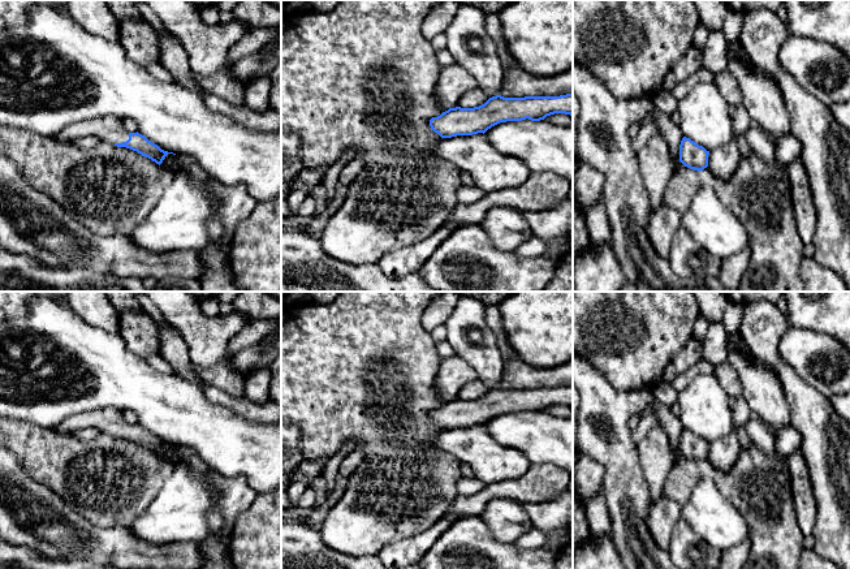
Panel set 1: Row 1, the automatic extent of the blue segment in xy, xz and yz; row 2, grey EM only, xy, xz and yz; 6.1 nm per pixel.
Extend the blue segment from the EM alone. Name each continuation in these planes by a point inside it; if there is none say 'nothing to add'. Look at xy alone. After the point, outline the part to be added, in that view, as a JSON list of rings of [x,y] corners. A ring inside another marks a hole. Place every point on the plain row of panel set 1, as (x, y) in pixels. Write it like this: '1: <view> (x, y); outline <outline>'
1: xy (109, 421); outline [[[98,408],[66,418],[53,430],[59,432],[75,432],[82,428],[95,427],[102,434],[111,436],[122,435],[129,431],[129,424],[122,417],[122,410],[116,408]]]

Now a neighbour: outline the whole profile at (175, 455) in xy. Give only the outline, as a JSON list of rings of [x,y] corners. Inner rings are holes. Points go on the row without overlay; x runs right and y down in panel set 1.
[[[168,445],[160,457],[173,466],[187,465],[195,474],[206,474],[211,469],[190,447]]]

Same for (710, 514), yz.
[[[702,477],[681,508],[683,518],[709,546],[724,552],[748,538],[741,513],[721,495],[715,482]]]

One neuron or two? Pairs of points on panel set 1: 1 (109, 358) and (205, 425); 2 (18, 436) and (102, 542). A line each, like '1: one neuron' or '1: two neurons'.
1: one neuron
2: two neurons

